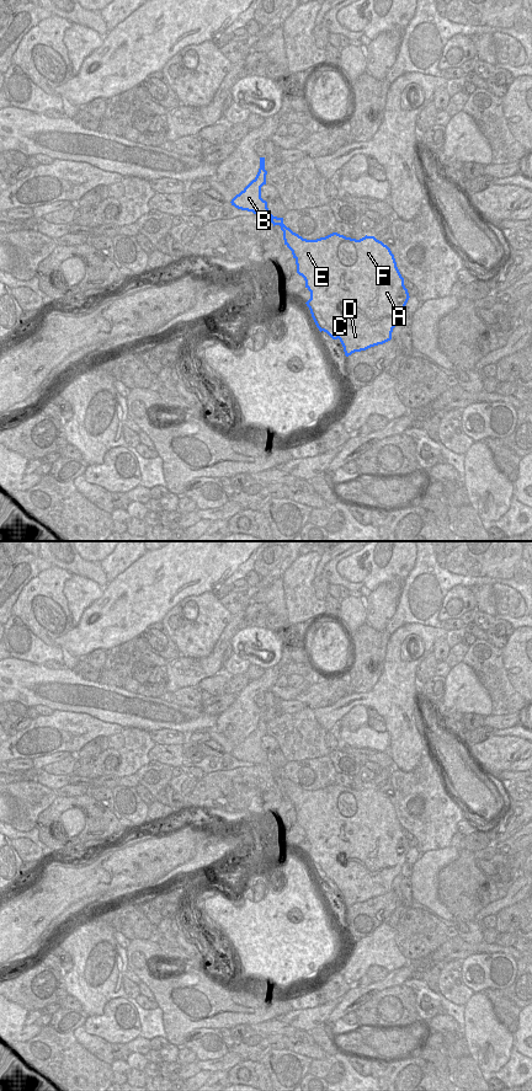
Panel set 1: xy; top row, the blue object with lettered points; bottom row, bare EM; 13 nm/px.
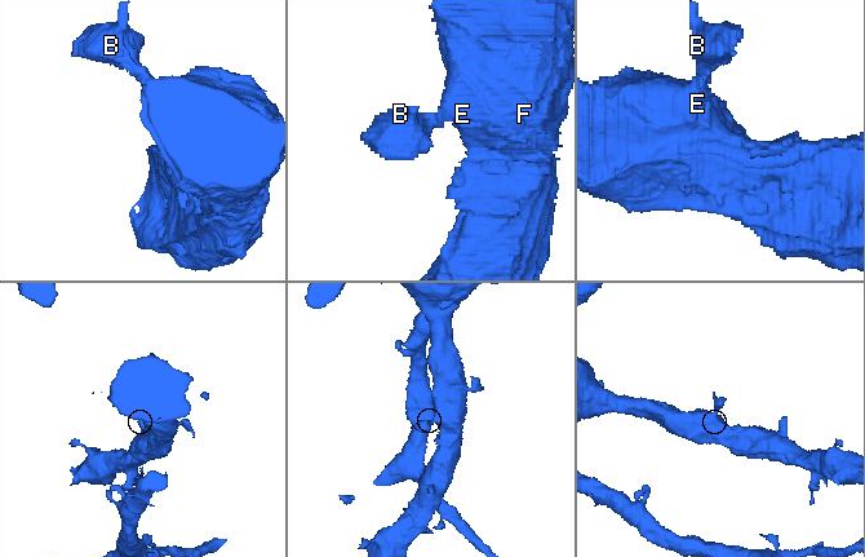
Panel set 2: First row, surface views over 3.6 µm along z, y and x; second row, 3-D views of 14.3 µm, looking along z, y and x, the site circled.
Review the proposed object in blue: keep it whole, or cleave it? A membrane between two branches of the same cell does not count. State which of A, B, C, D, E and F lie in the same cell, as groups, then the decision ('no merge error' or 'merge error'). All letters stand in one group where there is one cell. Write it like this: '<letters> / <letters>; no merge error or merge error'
A B C D E F; no merge error

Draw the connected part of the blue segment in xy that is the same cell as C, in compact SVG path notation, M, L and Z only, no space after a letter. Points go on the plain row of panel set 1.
M260 708L256 728L230 754L241 761L268 766L273 777L281 777L284 796L296 811L297 824L304 829L305 839L310 843L305 855L319 882L326 883L332 891L339 889L346 908L390 892L410 849L390 799L367 786L360 791L337 784L316 791L303 790L283 775L283 769L273 768L267 753L261 749L266 726L265 708Z

